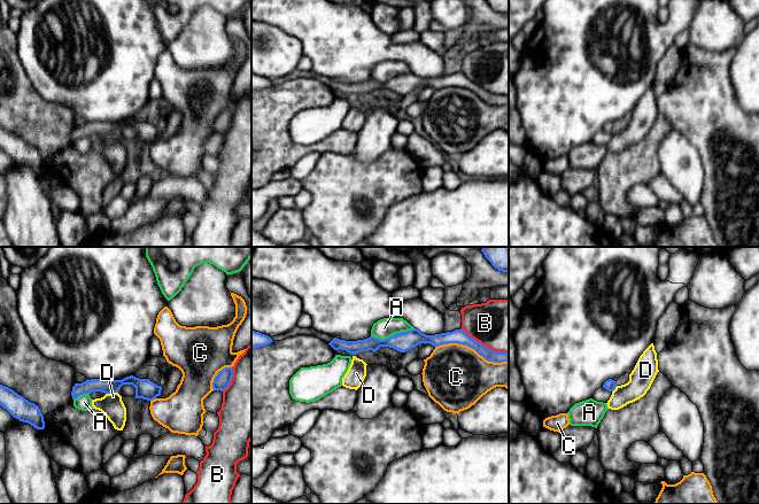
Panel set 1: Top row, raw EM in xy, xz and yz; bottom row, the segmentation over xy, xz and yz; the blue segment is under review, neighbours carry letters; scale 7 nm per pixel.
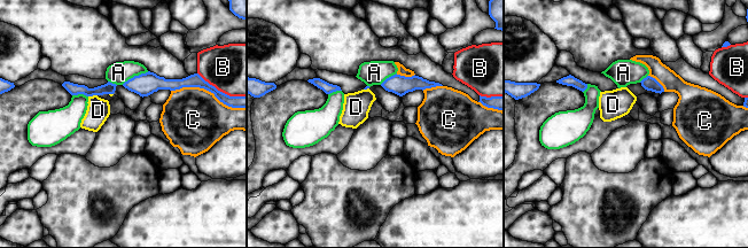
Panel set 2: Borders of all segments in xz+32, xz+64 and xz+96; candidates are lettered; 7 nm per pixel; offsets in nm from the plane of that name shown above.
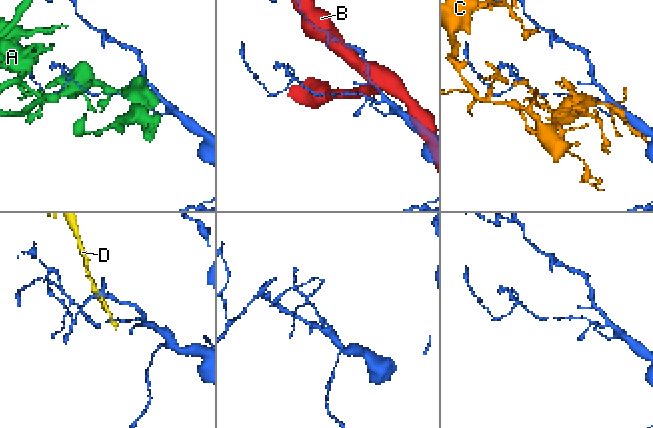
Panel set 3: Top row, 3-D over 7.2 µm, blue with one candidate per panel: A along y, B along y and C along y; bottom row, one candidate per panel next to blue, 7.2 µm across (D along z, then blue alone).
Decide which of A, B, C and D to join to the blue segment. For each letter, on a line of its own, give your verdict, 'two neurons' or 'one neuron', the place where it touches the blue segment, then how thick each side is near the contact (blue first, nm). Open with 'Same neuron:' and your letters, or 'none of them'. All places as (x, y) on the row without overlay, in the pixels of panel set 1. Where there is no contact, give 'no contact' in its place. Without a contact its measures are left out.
Same neuron: none of them
A: two neurons; meets blue in xz at (393, 78); 140 nm thick on the blue side, 140 nm on the other
B: two neurons; meets blue in xz at (483, 88); 100 nm thick on the blue side, 360 nm on the other
C: two neurons; meets blue in xz at (472, 91); 100 nm thick on the blue side, 460 nm on the other
D: two neurons; meets blue in xy at (111, 134); 140 nm thick on the blue side, 160 nm on the other

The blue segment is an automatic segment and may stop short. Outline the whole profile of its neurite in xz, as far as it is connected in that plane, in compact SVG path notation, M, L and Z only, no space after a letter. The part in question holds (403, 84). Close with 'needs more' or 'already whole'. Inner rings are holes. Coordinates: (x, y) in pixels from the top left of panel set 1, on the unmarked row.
M413 71L408 75L397 76L385 83L380 83L374 79L357 84L346 84L334 80L328 87L334 93L341 92L351 98L356 98L361 94L377 94L380 90L389 90L400 95L405 95L420 86L429 86L434 90L448 86L458 86L474 92L488 104L502 106L509 103L509 95L496 95L486 91L480 85L468 79L462 71L435 78L426 78L418 71Z | already whole

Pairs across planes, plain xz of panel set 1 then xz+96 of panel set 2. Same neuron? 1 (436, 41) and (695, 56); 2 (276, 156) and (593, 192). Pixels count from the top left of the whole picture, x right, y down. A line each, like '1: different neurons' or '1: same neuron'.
1: same neuron
2: different neurons

